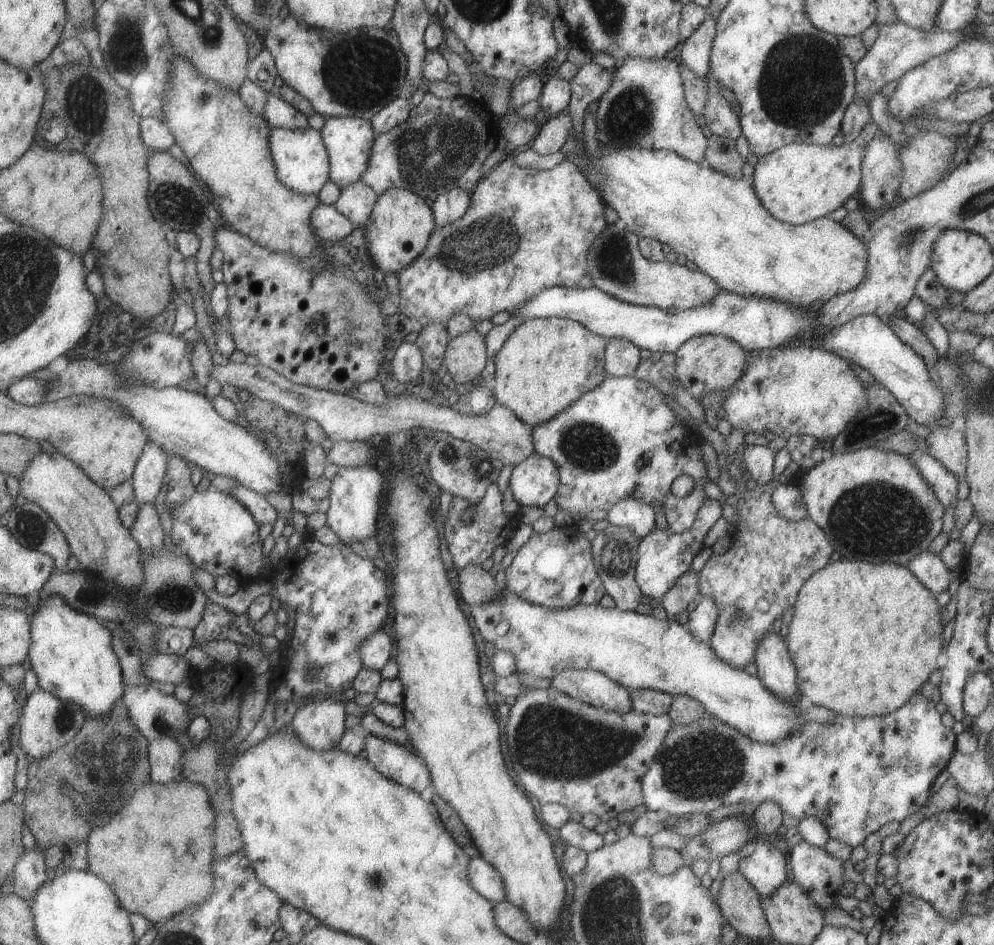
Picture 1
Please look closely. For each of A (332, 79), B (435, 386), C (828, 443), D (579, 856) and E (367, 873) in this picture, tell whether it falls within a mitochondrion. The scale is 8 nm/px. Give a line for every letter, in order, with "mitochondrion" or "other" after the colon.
A: mitochondrion
B: other
C: other
D: other
E: mitochondrion

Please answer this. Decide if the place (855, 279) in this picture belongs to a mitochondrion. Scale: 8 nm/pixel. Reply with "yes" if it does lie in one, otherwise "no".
no

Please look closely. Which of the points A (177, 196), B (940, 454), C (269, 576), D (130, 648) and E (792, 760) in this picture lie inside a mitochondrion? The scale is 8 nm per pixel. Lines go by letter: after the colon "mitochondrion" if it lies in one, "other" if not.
A: mitochondrion
B: other
C: other
D: other
E: other

